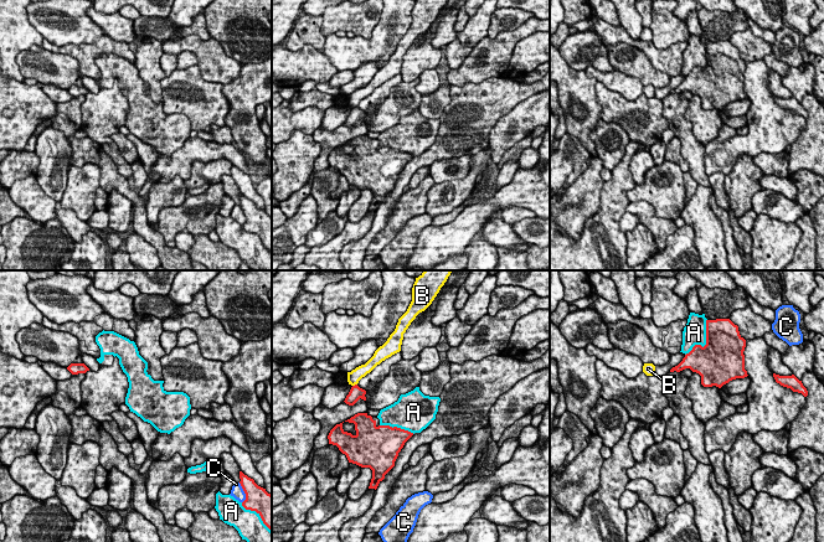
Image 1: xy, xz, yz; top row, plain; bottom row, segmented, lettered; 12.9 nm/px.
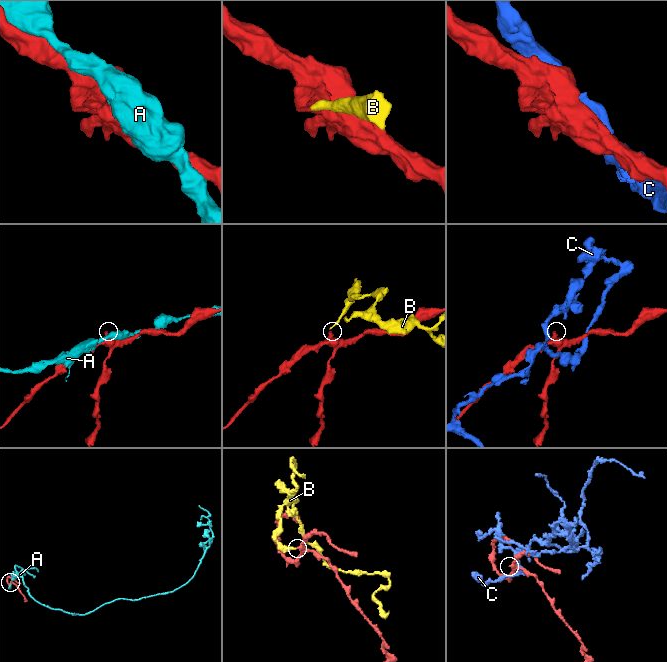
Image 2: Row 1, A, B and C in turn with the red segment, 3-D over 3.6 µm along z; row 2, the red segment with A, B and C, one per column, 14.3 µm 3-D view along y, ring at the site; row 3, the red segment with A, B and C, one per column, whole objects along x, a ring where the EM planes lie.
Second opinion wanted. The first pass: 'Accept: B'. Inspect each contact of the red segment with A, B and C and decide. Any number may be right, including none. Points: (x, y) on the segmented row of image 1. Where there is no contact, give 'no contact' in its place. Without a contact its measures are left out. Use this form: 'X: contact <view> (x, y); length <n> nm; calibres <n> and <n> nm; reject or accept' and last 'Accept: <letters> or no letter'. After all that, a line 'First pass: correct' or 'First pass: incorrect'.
A: contact yz (706, 341); length 550 nm; calibres 500 and 300 nm; reject
B: contact xz (355, 385); length 70 nm; calibres 170 and 160 nm; reject
C: contact xy (245, 493); length 280 nm; calibres 320 and 160 nm; reject
Accept: no letter
First pass: incorrect

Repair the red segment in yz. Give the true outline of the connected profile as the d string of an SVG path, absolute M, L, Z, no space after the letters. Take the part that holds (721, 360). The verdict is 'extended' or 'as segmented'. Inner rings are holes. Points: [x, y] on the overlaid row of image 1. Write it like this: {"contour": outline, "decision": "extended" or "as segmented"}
{"contour": "M730 319L706 320L706 345L695 345L670 372L690 368L701 376L704 387L721 388L736 378L747 377L746 340Z", "decision": "as segmented"}

